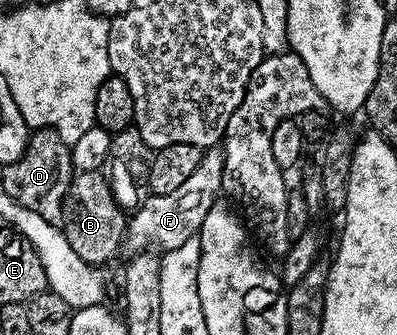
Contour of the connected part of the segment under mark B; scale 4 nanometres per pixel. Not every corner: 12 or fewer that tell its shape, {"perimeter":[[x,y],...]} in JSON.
{"perimeter":[[105,171],[79,172],[62,203],[68,246],[106,266],[128,216]]}

